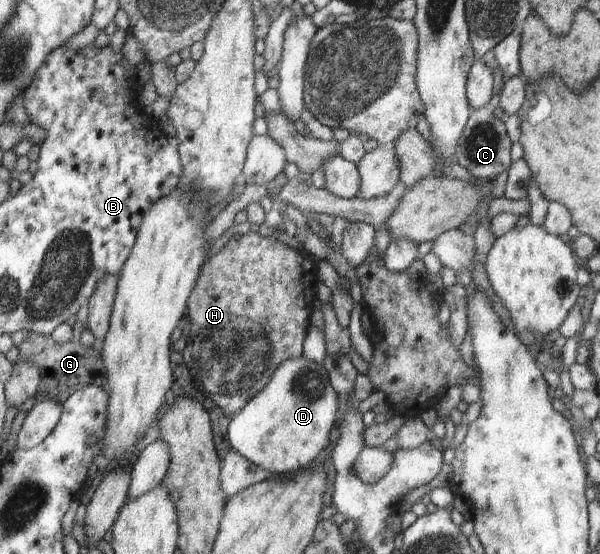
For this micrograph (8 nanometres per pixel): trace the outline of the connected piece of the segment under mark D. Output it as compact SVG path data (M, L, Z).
M306 356L290 358L282 362L272 374L270 382L238 414L232 416L226 439L232 449L242 454L252 464L264 468L272 475L289 476L312 467L325 456L330 442L330 432L336 426L336 412L338 412L338 394L332 388L324 366L308 360Z

